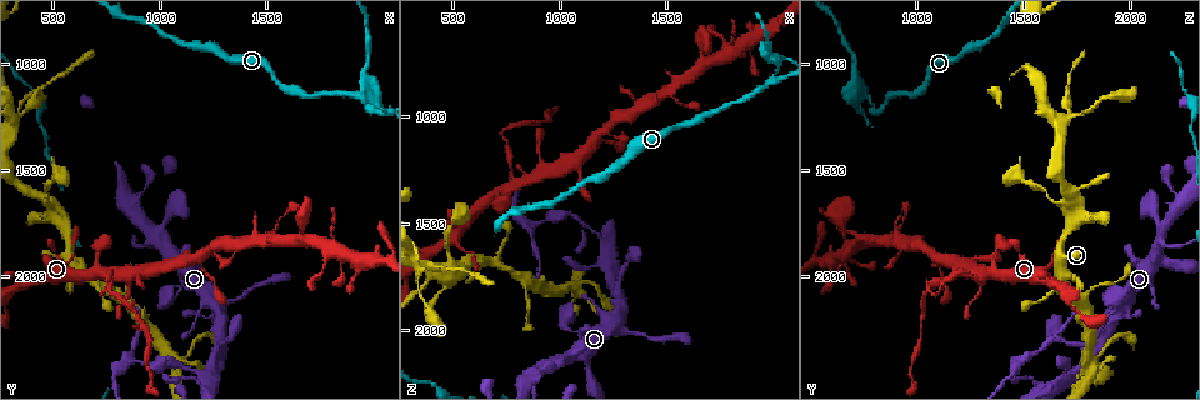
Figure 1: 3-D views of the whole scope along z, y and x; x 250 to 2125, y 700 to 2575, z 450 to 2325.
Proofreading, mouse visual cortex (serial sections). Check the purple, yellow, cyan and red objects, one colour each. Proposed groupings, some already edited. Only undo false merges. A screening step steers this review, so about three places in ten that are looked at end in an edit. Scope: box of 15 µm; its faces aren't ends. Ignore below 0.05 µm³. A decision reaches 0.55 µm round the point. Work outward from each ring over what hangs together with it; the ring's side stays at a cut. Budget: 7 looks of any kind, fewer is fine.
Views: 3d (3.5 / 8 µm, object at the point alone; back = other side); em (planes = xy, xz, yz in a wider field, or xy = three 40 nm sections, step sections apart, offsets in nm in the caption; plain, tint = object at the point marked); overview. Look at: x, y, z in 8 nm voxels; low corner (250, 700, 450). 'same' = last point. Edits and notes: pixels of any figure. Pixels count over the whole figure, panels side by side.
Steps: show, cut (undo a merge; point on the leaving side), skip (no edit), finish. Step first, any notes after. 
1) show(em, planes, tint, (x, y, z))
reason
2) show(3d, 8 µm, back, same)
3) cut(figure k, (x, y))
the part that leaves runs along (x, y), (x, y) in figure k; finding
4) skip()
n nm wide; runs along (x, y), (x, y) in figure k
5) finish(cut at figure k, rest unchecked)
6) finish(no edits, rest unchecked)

show(3d, 3.5 µm, (790, 2010, 1310))
side arm on a straight run

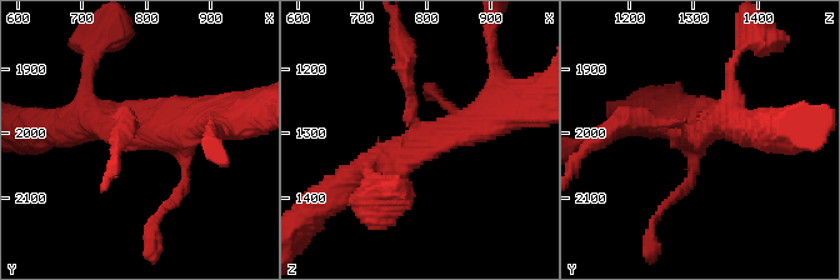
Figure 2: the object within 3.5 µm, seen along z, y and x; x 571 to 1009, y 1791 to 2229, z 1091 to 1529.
show(em, xy, step 5, tint, (790, 2000, 1305))
3 arms; arms of 150, 400, 400 nm

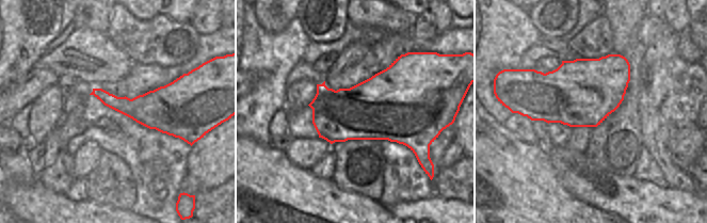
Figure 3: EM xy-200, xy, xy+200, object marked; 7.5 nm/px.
cut(figure 2, (409, 78))
the part that leaves runs along (414, 121), (399, 33) in figure 2; two cells meet here

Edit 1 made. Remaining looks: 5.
show(3d, 8 µm, (860, 2120, 1780))
a fork

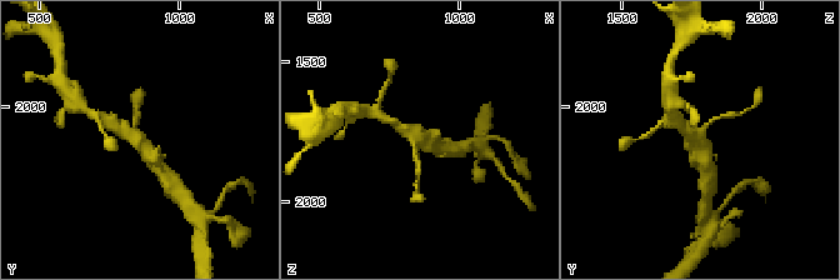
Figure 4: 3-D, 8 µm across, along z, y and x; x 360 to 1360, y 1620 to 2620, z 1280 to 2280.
show(em, xy, step 1, tint, (850, 2110, 1770))

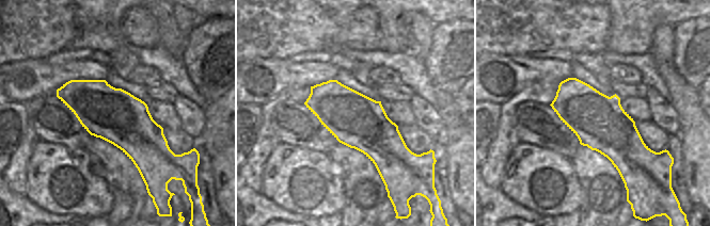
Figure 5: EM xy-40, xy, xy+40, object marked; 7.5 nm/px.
skip()
3 arms; runs along (109, 123), (136, 138), (156, 166) in figure 4; continuous, no second cell

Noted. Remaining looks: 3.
show(3d, 3.5 µm, (1240, 2120, 1960))
three arms meet

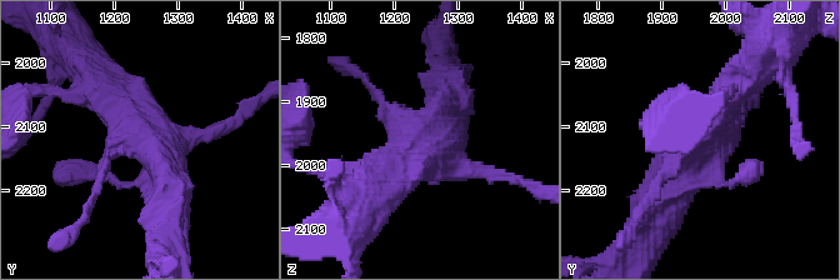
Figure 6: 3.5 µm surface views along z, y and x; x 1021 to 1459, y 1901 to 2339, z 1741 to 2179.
show(em, xy, step 1, tint, (1250, 2115, 1970))

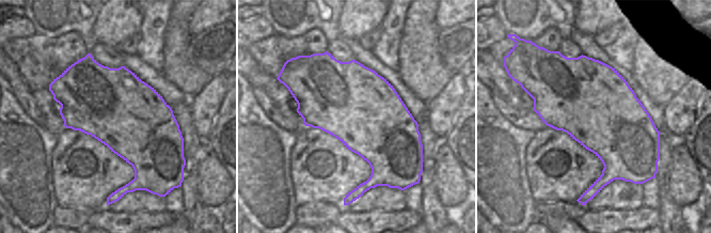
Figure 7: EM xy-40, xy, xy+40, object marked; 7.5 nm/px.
skip()
all the same cell

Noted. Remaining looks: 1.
finish(cut at figure 2, rest unchecked)

